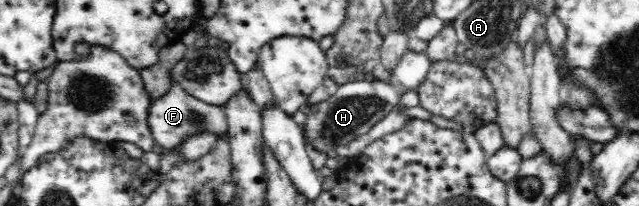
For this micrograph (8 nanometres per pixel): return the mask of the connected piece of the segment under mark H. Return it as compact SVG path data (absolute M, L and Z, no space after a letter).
M369 78L354 79L337 87L335 94L323 102L306 103L299 108L305 138L315 151L336 157L336 146L351 142L356 136L367 134L379 120L383 120L395 106L402 105L401 96L406 90L401 83L371 81Z

